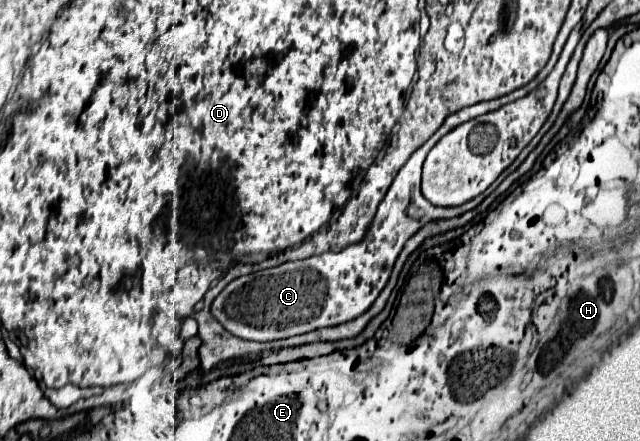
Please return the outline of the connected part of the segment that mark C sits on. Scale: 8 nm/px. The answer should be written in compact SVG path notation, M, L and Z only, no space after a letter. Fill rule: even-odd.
M566 38L556 40L554 52L552 52L548 64L540 70L540 74L538 74L530 84L526 84L526 86L522 86L522 88L518 88L518 90L514 90L514 92L510 92L510 94L506 94L506 96L500 96L500 98L494 98L494 100L488 100L488 102L472 104L472 106L462 108L460 112L454 112L452 116L448 116L448 120L444 120L444 124L436 130L436 134L432 136L432 140L428 140L428 144L424 144L424 148L418 148L418 150L410 156L408 164L404 164L404 168L400 168L400 172L398 172L398 176L394 178L394 182L392 182L388 194L386 194L384 200L380 202L378 212L376 212L376 216L374 216L374 222L372 222L372 226L370 226L370 230L368 230L368 234L366 234L366 238L364 238L362 242L352 244L352 246L344 248L344 250L338 252L338 254L328 252L328 254L324 254L324 256L312 256L312 258L298 260L298 262L286 262L286 264L268 268L268 270L260 270L260 272L254 272L254 274L240 276L240 278L236 278L236 280L232 280L232 282L214 298L212 308L210 308L210 310L212 310L212 316L214 316L230 334L234 334L234 336L238 336L238 338L268 342L268 340L278 340L278 338L288 338L288 336L304 334L304 332L310 332L310 330L316 330L316 328L324 328L324 326L336 326L336 324L354 320L356 316L364 314L364 312L372 306L372 302L376 300L376 296L380 294L380 290L384 288L384 284L388 282L390 270L392 270L392 266L394 266L394 262L396 262L396 258L398 258L398 254L400 254L404 242L406 242L414 232L418 232L418 230L420 230L426 222L430 222L430 220L460 216L460 214L464 214L466 210L476 208L476 206L484 200L484 196L488 194L488 192L484 192L484 194L476 196L474 200L470 200L468 204L462 204L462 206L456 206L456 208L436 208L434 204L428 204L428 200L424 200L424 196L422 196L422 192L420 192L420 174L422 174L422 162L424 162L426 154L430 152L430 148L432 148L444 134L448 134L452 128L456 128L458 124L462 124L462 122L466 122L466 120L472 120L472 118L476 118L476 116L480 116L480 114L498 110L500 106L504 106L504 104L508 104L508 102L520 98L520 96L526 96L528 92L532 92L532 90L548 76L548 72L554 68L554 64L556 64L556 60L558 60L558 56L560 56L560 52L562 52L564 40L566 40ZM410 208L412 208L412 212L420 212L420 216L418 216L418 218L412 216L412 214L410 214ZM312 268L314 268L314 270L324 278L324 282L326 282L326 298L312 298L312 288L310 288Z

